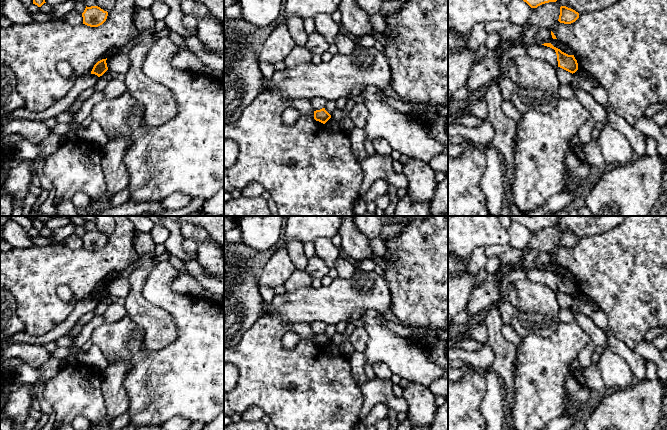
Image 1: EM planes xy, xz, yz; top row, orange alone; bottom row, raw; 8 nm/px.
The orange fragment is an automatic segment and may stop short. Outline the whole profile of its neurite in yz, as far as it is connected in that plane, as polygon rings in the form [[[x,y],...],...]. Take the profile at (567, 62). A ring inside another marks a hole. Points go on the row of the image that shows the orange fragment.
[[[544,43],[542,45],[550,47],[555,50],[557,55],[558,67],[572,74],[578,70],[578,63],[574,55],[568,55],[562,52],[560,49],[554,47],[551,43]]]

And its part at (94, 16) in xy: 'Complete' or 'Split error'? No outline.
Complete

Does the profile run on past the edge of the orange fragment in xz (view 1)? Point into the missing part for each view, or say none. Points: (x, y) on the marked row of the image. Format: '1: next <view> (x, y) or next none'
1: next none

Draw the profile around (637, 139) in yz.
[[[607,111],[606,124],[622,132],[627,137],[635,153],[635,158],[646,155],[646,135],[641,131],[630,125],[614,111]]]

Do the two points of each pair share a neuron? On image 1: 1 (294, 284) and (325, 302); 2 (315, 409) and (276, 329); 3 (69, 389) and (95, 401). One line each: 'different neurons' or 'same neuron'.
1: different neurons
2: same neuron
3: same neuron

